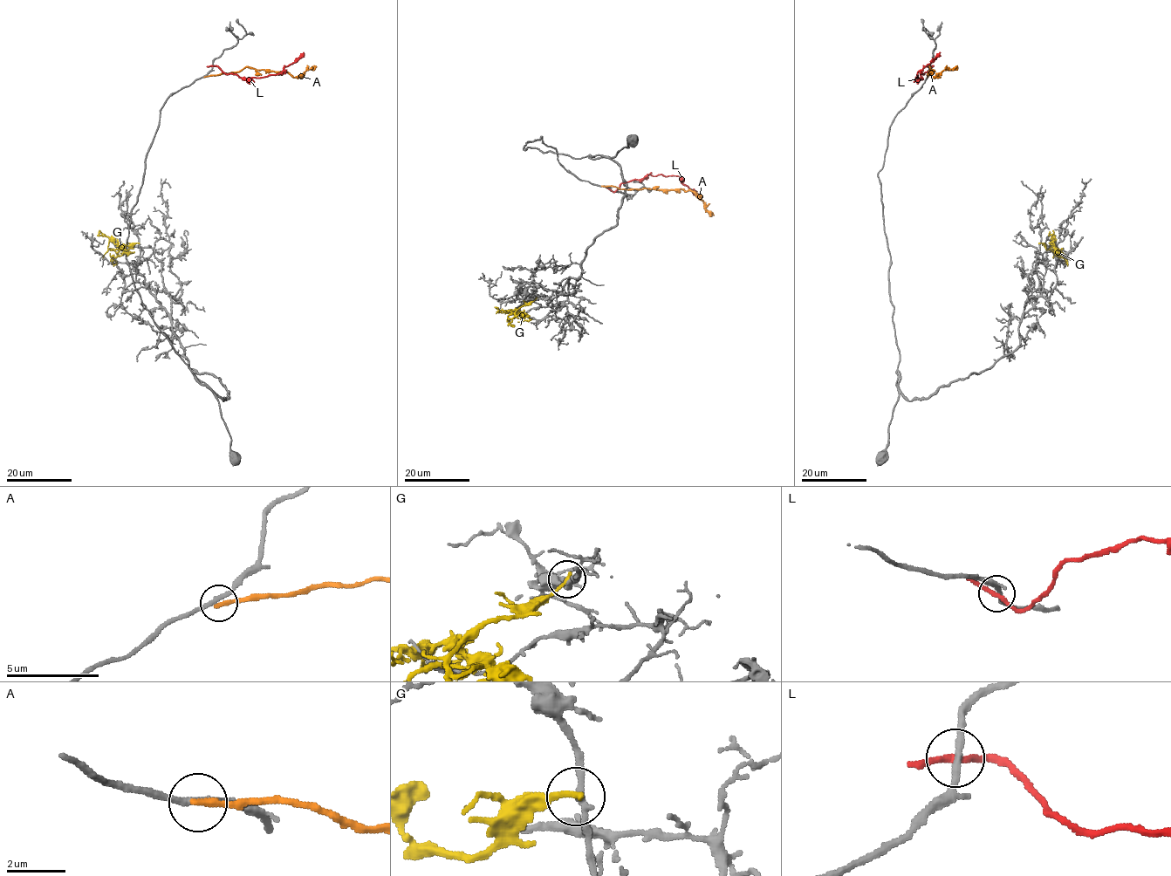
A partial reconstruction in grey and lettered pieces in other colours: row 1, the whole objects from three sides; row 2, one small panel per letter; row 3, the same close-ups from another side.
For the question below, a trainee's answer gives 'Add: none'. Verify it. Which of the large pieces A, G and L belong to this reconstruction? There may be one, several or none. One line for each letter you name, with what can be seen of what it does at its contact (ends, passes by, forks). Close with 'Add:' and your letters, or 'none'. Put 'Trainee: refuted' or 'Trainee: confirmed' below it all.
Add: none
Trainee: confirmed

